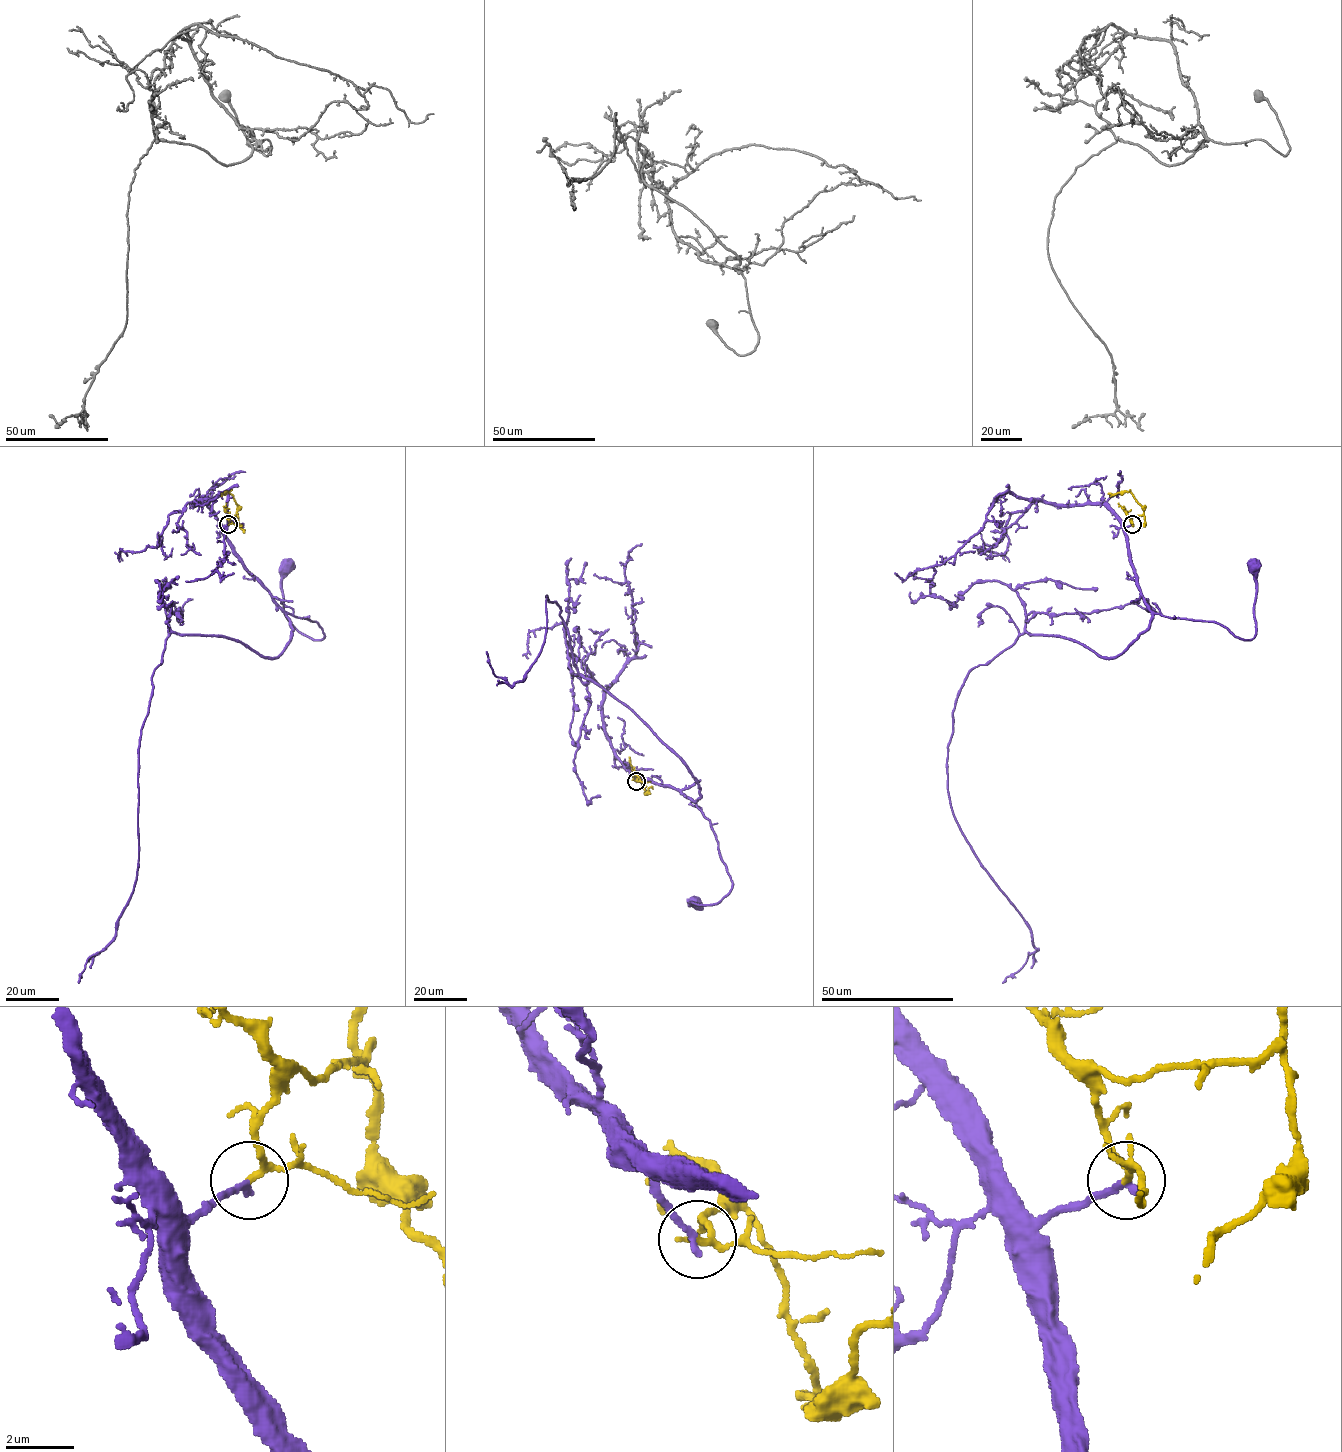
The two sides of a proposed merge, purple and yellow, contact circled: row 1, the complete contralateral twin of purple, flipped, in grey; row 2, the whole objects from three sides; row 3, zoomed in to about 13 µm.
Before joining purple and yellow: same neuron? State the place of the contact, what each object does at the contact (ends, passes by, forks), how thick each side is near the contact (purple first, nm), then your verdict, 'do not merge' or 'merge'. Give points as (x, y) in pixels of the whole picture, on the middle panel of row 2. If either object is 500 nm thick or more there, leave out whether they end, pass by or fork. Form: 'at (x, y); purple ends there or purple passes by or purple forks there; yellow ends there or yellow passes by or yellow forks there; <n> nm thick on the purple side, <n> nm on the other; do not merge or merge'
at (636, 781); purple ends there; yellow passes by; 220 nm thick on the purple side, 170 nm on the other; merge

